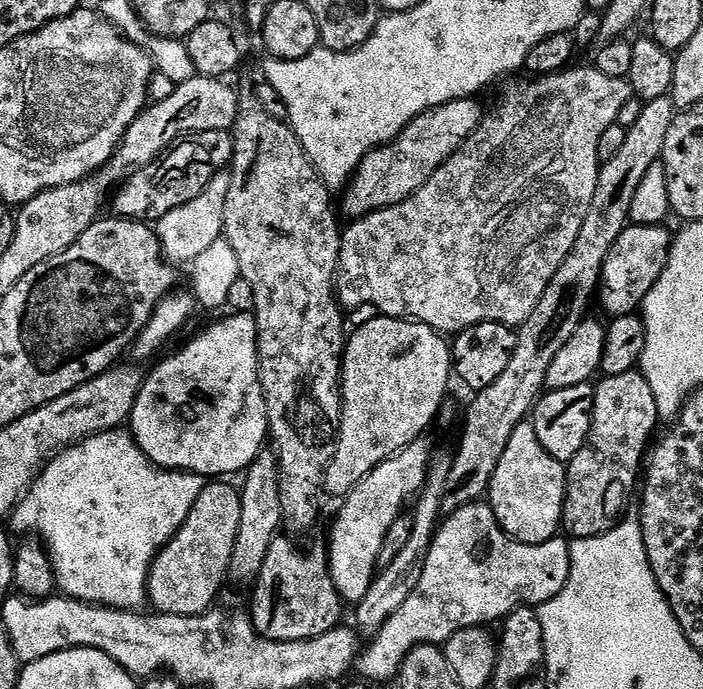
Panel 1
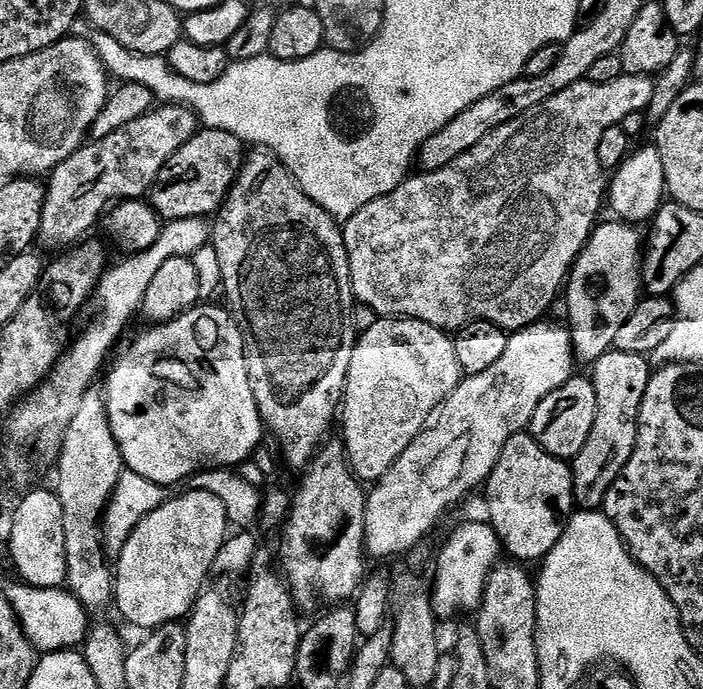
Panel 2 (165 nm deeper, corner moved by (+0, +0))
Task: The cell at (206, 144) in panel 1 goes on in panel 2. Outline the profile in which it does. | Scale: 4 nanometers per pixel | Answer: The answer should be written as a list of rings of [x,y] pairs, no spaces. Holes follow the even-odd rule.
[[[204,128],[191,136],[185,144],[177,150],[162,166],[158,178],[150,189],[150,204],[152,208],[165,221],[194,218],[195,216],[208,218],[220,211],[220,206],[228,196],[228,191],[234,186],[234,182],[240,173],[240,167],[244,165],[246,145],[234,134],[217,128]]]

